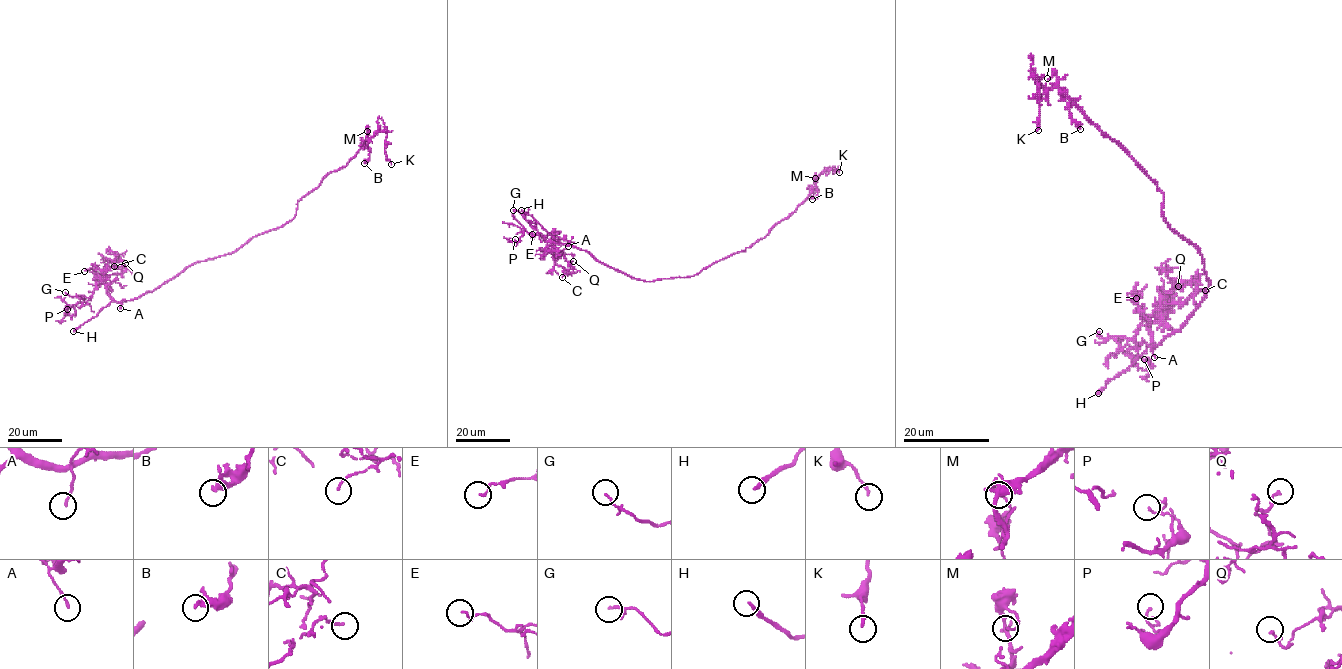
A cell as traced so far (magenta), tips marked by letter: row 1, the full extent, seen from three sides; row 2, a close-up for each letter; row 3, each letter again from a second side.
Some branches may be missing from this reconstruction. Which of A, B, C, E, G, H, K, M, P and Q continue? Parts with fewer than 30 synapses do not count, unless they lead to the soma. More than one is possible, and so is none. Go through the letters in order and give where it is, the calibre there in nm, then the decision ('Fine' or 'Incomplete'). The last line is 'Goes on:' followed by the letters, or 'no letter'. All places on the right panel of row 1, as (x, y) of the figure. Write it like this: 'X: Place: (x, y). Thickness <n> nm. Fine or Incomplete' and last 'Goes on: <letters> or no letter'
A: Place: (1154, 357). Thickness 120 nm. Fine
B: Place: (1080, 129). Thickness 240 nm. Fine
C: Place: (1205, 290). Thickness 120 nm. Fine
E: Place: (1136, 298). Thickness 110 nm. Fine
G: Place: (1099, 331). Thickness 100 nm. Fine
H: Place: (1098, 393). Thickness 200 nm. Incomplete
K: Place: (1038, 130). Thickness 170 nm. Fine
M: Place: (1047, 78). Thickness 110 nm. Fine
P: Place: (1144, 359). Thickness 90 nm. Fine
Q: Place: (1178, 286). Thickness 150 nm. Fine
Goes on: H

